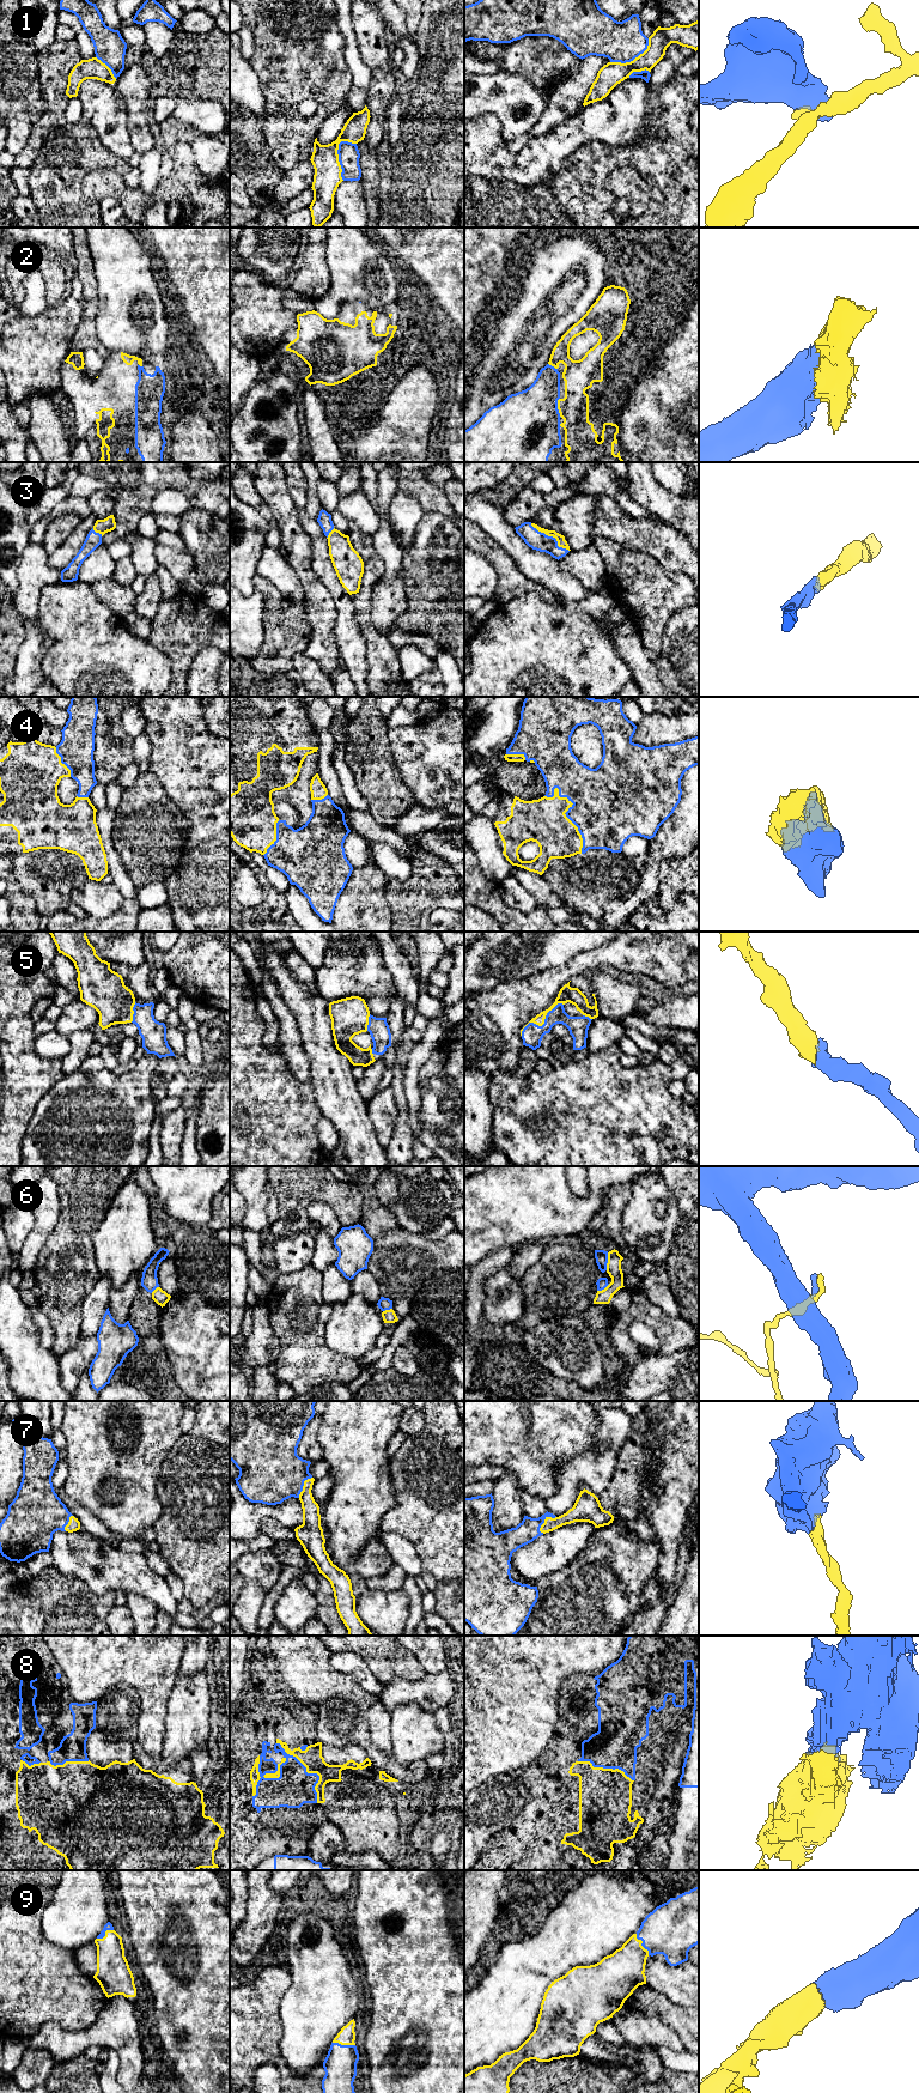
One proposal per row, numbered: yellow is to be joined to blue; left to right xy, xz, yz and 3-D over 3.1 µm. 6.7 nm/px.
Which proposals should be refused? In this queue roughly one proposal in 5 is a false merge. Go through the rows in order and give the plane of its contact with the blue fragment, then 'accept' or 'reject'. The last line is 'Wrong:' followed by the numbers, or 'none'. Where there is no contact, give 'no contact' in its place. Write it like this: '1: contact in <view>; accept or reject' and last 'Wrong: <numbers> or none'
1: contact in xz; reject
2: contact in yz; accept
3: contact in yz; accept
4: contact in yz; accept
5: contact in yz; accept
6: contact in yz; reject
7: contact in yz; accept
8: contact in xz; reject
9: contact in yz; accept
Wrong: 1, 6, 8

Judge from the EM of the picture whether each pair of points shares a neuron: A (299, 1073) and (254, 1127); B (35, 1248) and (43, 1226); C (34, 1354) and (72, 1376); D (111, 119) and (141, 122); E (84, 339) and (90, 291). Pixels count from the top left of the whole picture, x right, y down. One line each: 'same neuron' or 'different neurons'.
A: different neurons
B: same neuron
C: different neurons
D: different neurons
E: same neuron

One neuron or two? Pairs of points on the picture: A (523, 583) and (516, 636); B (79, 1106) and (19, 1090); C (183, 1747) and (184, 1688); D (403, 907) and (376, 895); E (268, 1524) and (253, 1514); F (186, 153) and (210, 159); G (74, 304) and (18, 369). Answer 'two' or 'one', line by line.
A: two
B: two
C: one
D: two
E: two
F: two
G: one

